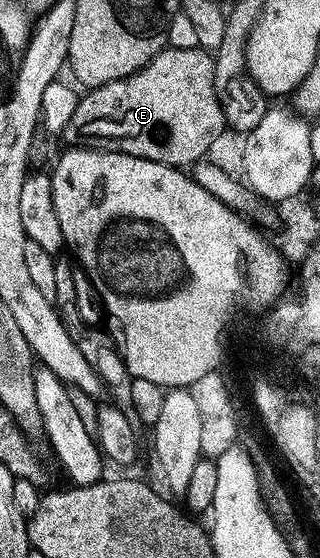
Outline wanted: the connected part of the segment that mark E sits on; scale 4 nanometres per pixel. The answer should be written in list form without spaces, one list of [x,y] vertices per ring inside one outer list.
[[[166,47],[161,49],[159,55],[152,57],[145,66],[143,66],[137,73],[131,74],[130,77],[115,79],[111,83],[88,90],[88,92],[80,98],[78,106],[75,107],[75,113],[71,116],[70,121],[64,129],[63,138],[65,138],[66,141],[64,144],[69,147],[100,149],[106,153],[126,153],[132,157],[142,157],[148,161],[163,163],[164,165],[172,165],[174,167],[193,167],[206,156],[207,153],[205,152],[207,152],[208,149],[220,139],[221,132],[226,132],[226,129],[227,126],[225,123],[225,116],[223,115],[223,107],[219,107],[219,99],[215,95],[212,56],[200,47],[195,49],[171,49]]]

